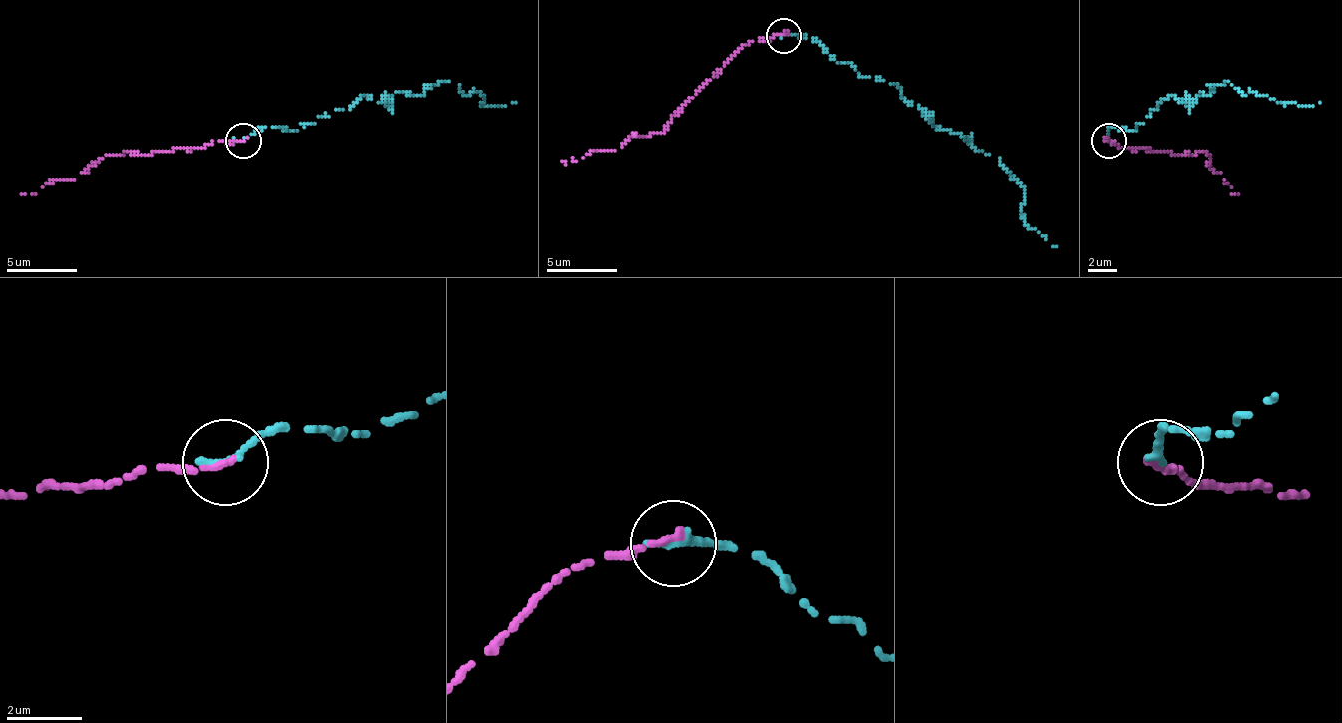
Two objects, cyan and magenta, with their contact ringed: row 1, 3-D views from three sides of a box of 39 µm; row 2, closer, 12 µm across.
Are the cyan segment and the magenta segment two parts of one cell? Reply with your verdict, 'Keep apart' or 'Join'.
Keep apart

